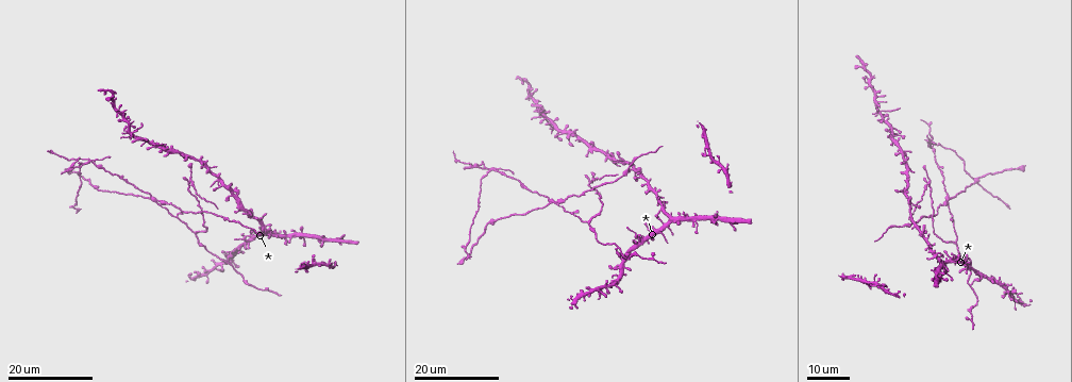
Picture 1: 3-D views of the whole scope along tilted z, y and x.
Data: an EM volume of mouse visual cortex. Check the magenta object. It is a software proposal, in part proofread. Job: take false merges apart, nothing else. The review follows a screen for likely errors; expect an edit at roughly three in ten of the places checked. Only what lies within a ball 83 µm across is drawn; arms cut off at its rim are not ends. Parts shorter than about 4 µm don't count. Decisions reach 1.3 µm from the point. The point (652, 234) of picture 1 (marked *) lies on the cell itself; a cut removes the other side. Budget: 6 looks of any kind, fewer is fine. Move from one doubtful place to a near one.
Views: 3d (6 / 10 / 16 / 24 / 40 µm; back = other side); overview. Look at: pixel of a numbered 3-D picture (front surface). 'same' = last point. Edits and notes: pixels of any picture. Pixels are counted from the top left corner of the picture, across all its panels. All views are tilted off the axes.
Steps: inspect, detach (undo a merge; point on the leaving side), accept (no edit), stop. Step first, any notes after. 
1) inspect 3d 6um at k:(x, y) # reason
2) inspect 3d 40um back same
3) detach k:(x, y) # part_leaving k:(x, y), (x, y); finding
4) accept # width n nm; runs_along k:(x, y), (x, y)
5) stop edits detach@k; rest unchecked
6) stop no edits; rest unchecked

inspect 3d 16um at 1:(228, 262) # side arm on a straight run

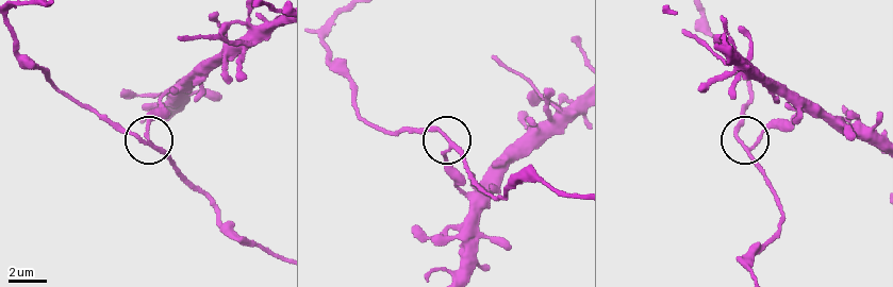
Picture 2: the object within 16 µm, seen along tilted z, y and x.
inspect 3d 6um at 2:(450, 142)

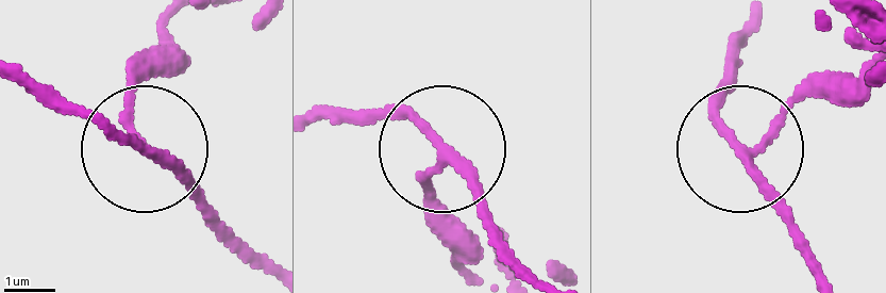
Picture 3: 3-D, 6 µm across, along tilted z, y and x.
inspect 3d 6um back at 3:(445, 150)

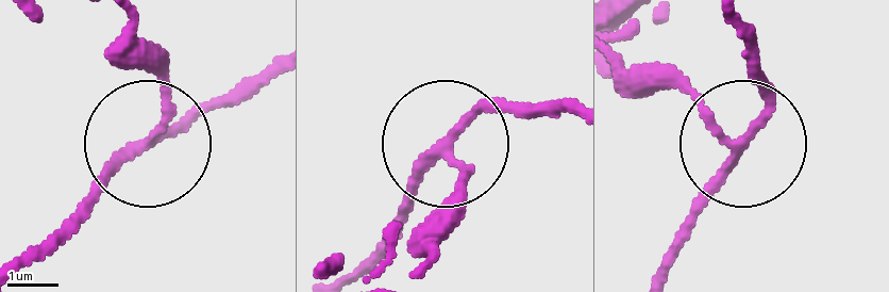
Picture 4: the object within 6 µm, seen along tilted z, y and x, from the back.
accept # width 160 nm; runs_along 4:(126, 14), (158, 99), (156, 130), (71, 213); all the same cell

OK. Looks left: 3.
inspect 3d 24um at 1:(947, 195) # small branch off a trunk

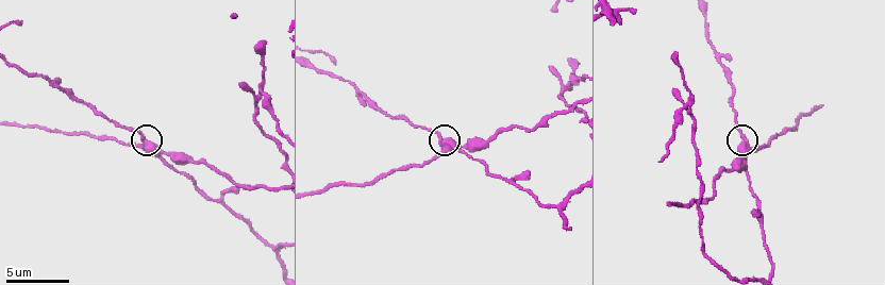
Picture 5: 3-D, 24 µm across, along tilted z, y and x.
inspect 3d 10um at 5:(747, 144) # zoom in

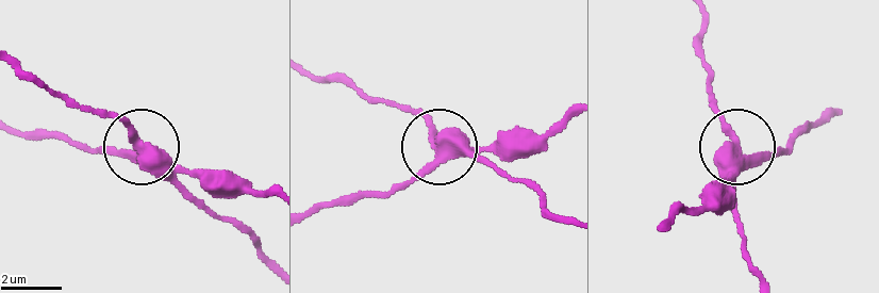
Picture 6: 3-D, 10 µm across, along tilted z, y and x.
detach 6:(198, 169) # arms 3; part_leaving 6:(450, 156), (537, 143), (567, 118); a second cell is stuck on

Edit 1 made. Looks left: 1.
inspect 3d 16um at 5:(685, 106) # four or more arms meet

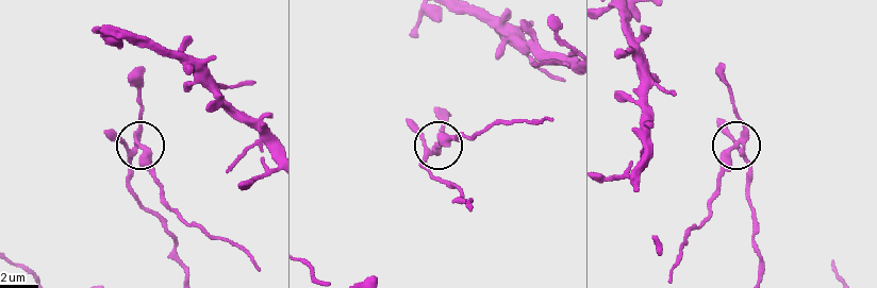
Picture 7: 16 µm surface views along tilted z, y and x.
detach 7:(443, 141) # arms 4; two cells meet here

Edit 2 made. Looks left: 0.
stop edits detach@6, detach@7; rest unchecked

